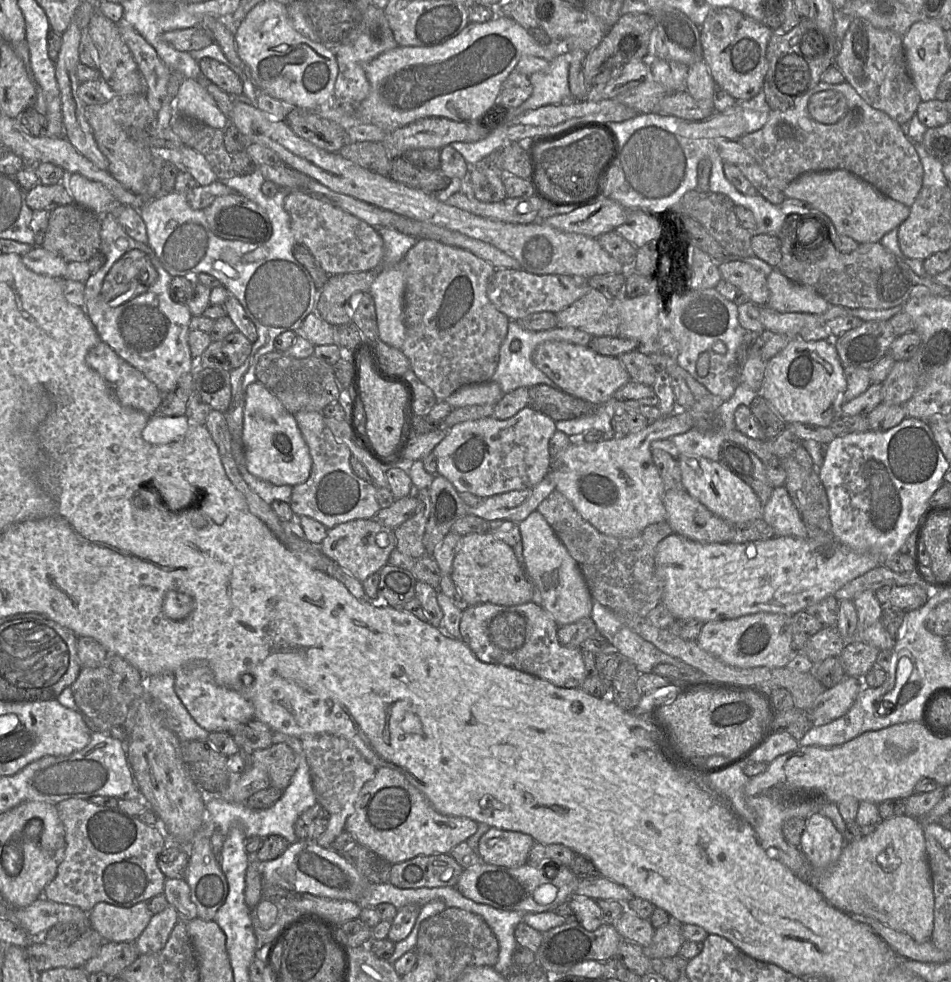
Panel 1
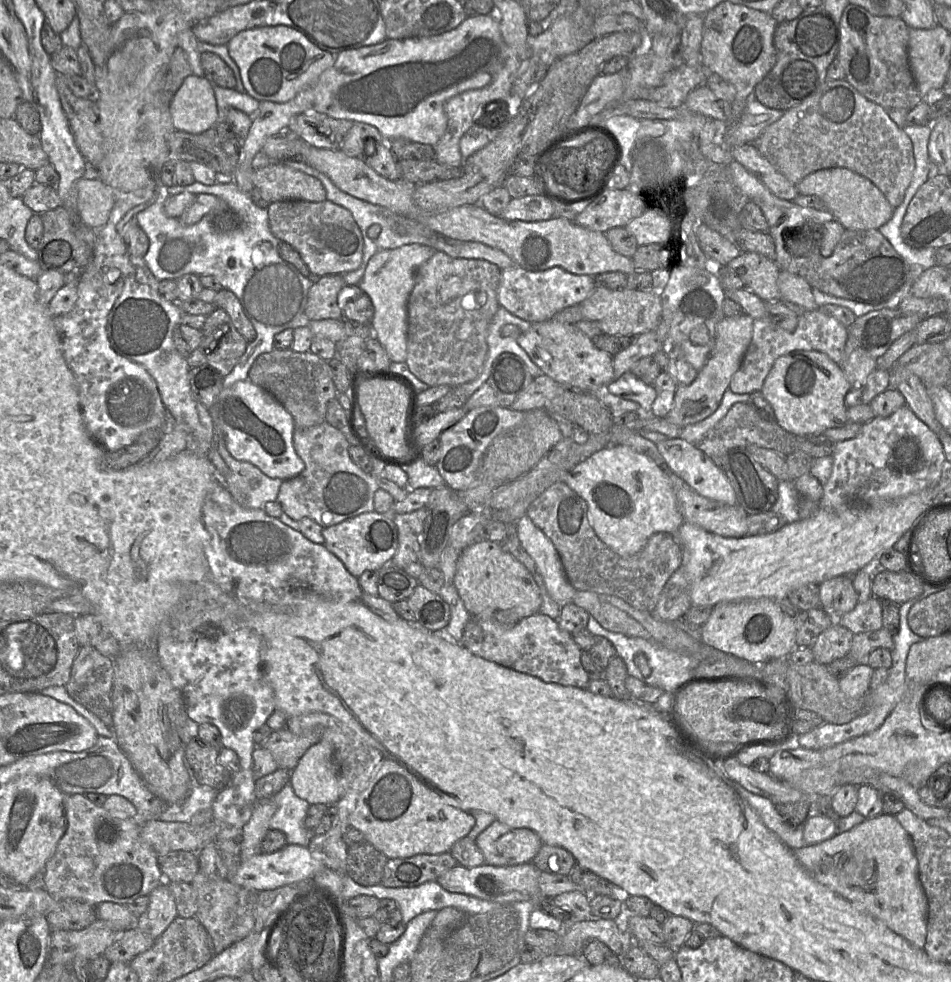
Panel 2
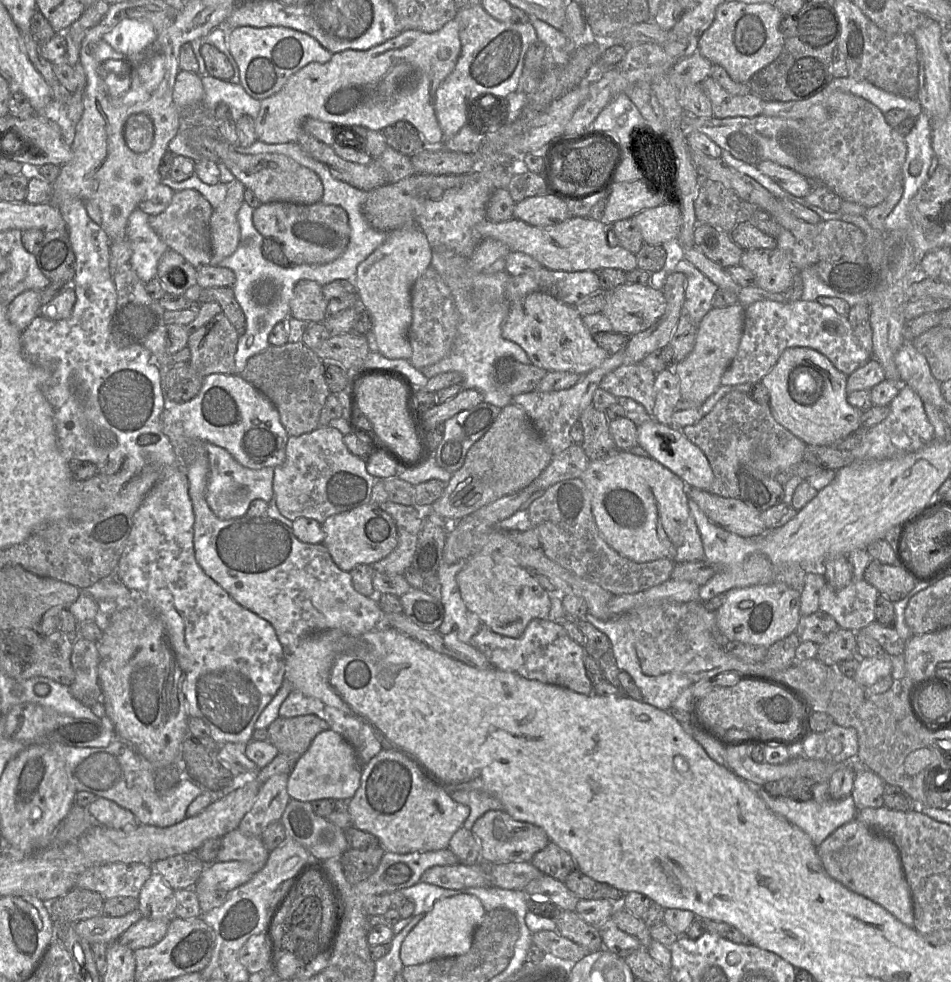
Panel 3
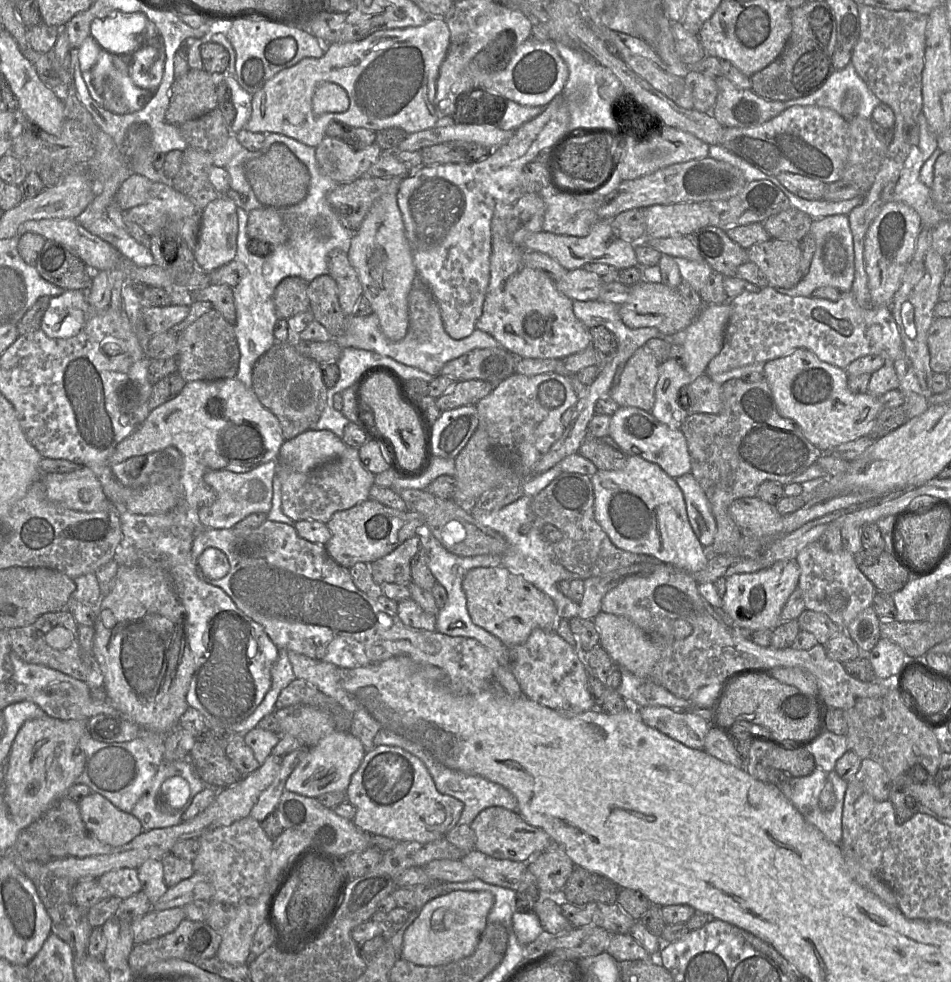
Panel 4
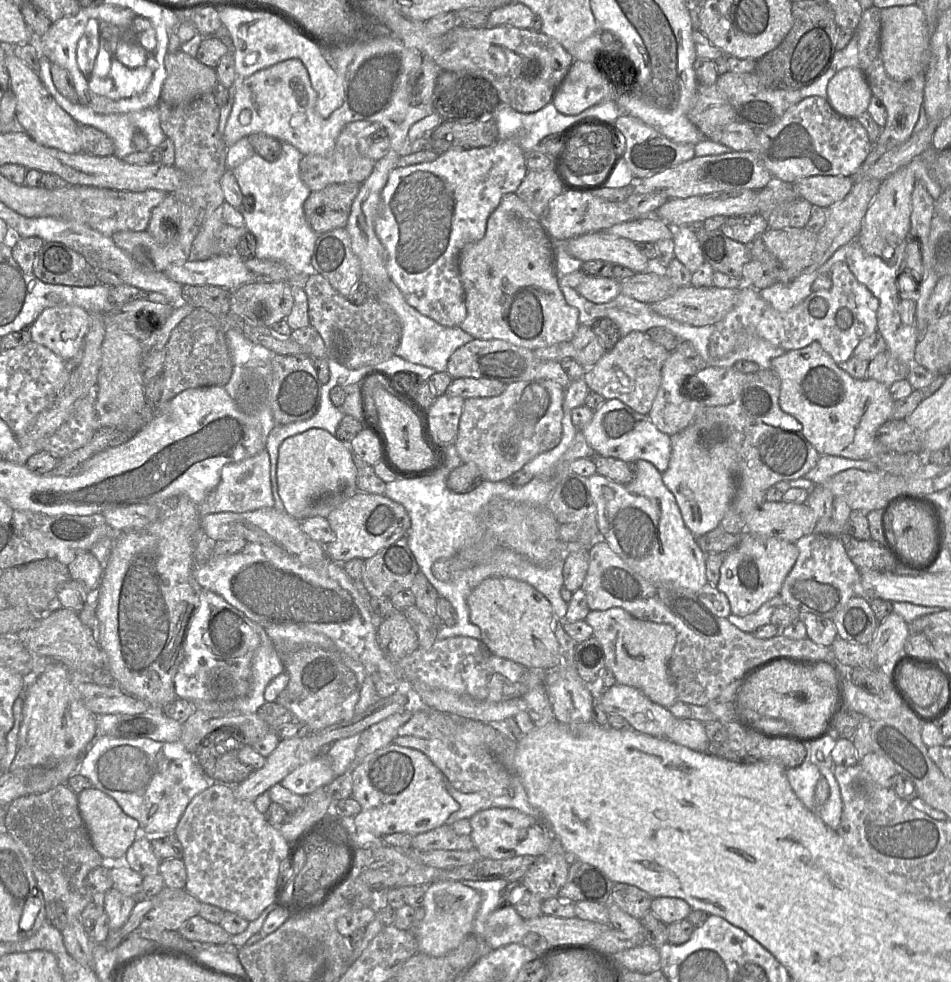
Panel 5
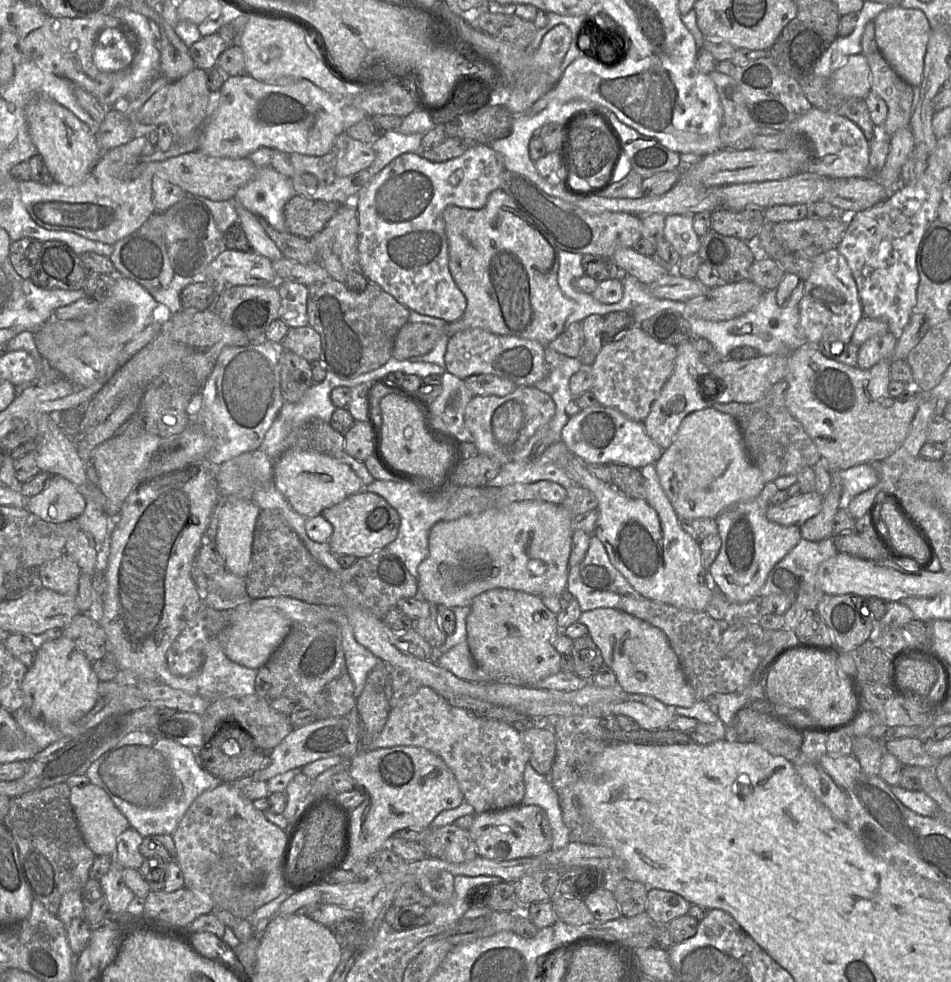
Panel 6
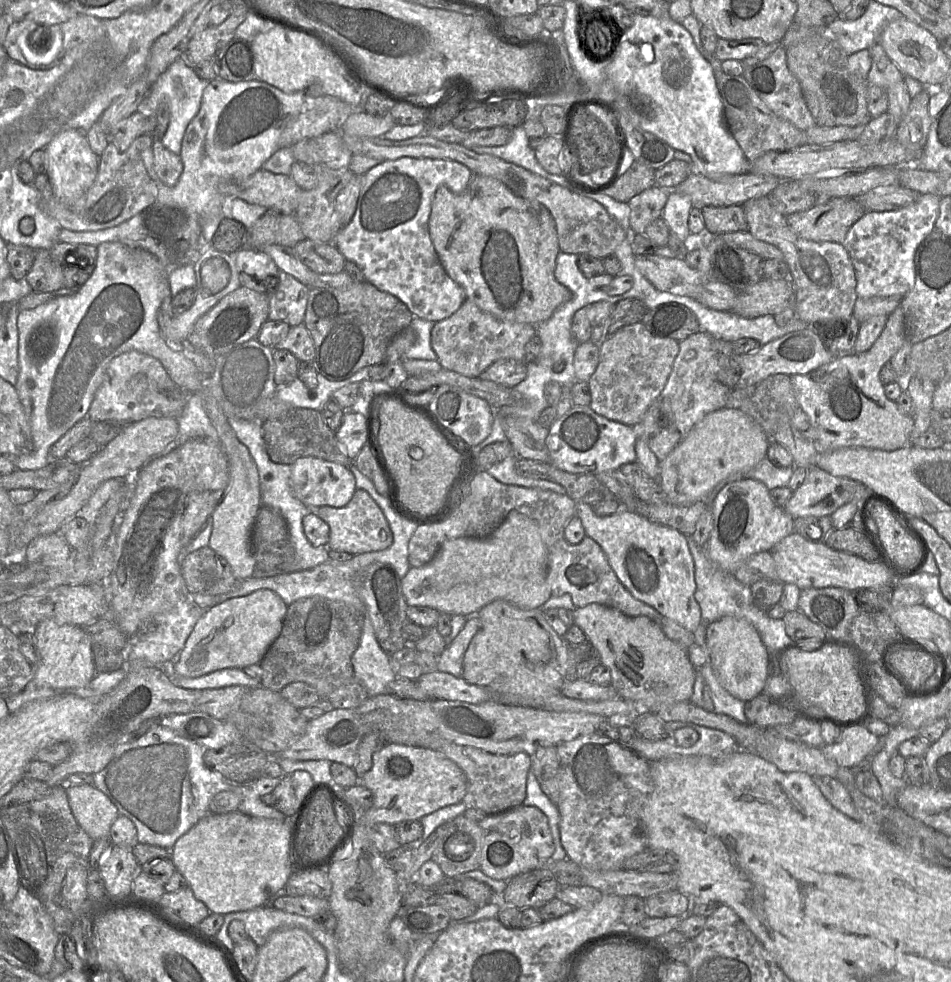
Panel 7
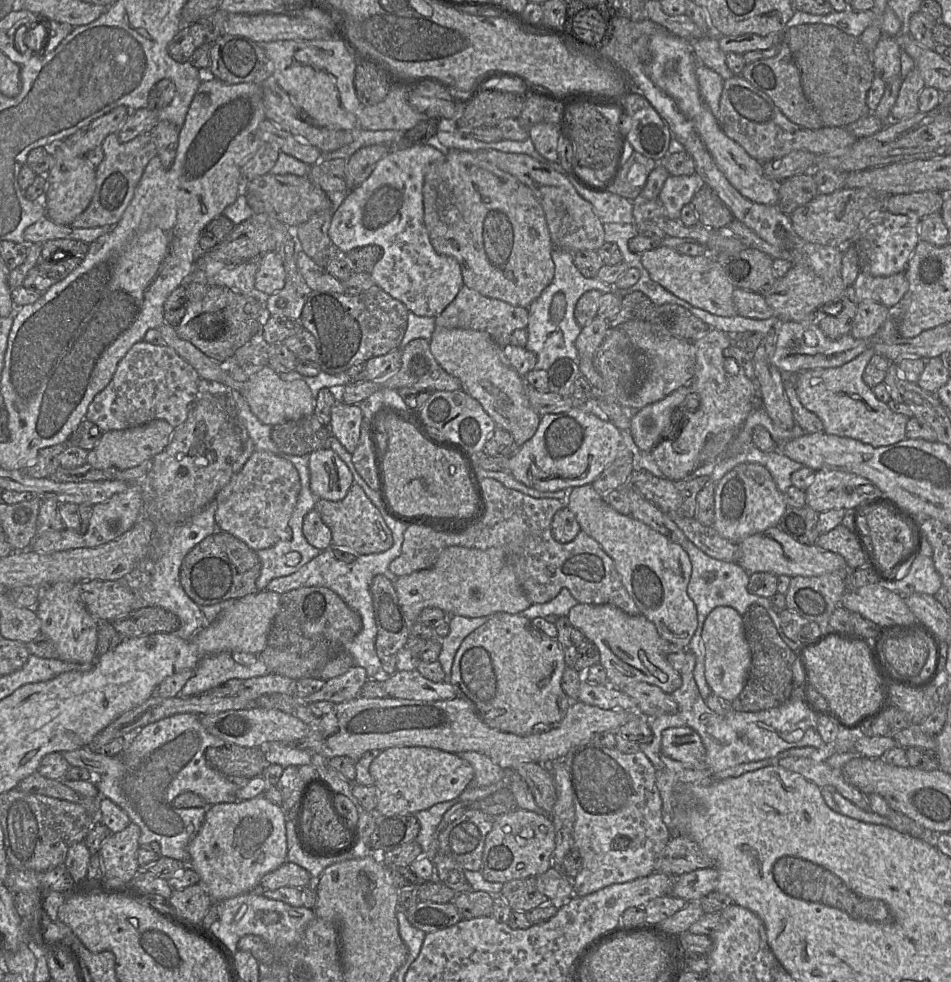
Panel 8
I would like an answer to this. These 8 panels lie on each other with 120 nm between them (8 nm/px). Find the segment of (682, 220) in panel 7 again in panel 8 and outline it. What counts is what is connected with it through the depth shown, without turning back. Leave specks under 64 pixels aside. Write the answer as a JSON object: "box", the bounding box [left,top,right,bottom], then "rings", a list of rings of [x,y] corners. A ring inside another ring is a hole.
{"box":[658,173,702,219],"rings":[[[696,173],[689,176],[669,175],[658,196],[665,216],[679,219],[683,206],[691,203],[694,194],[702,185],[702,180]]]}

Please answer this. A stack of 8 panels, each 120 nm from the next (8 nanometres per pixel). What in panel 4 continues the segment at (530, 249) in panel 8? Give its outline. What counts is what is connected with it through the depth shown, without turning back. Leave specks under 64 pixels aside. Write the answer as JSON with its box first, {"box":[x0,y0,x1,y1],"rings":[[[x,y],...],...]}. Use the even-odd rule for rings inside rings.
{"box":[475,203,592,359],"rings":[[[498,203],[494,210],[490,282],[475,328],[491,335],[518,358],[562,359],[581,352],[592,345],[590,329],[576,317],[573,300],[559,292],[555,281],[525,264],[525,249],[515,245],[508,235],[513,207],[514,203]]]}

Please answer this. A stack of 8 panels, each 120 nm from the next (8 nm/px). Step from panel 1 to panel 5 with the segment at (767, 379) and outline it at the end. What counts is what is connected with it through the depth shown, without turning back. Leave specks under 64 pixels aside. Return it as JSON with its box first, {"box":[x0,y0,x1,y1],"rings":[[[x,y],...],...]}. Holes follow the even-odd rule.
{"box":[771,343,894,460],"rings":[[[817,343],[774,358],[771,361],[771,370],[780,379],[780,409],[802,425],[803,435],[820,456],[866,460],[886,453],[880,449],[876,441],[876,432],[891,419],[894,401],[888,386],[873,379],[854,379],[839,368]]]}

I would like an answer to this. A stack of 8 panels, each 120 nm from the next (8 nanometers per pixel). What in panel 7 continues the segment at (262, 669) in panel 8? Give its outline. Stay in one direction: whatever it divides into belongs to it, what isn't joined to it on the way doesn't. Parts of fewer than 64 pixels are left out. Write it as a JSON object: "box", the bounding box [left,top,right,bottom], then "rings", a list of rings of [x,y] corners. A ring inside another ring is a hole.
{"box":[156,663,261,690],"rings":[[[173,663],[156,667],[162,667],[166,675],[175,685],[190,690],[218,689],[233,685],[245,686],[247,688],[261,686],[258,680],[252,679],[243,669],[239,668],[225,668],[200,677],[187,678],[173,672]]]}

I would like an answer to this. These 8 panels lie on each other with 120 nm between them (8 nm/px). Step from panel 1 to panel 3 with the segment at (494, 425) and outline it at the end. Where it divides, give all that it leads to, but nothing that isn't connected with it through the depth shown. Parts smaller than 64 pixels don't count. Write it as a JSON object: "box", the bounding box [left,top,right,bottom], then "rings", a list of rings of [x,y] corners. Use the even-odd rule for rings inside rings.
{"box":[433,402,500,474],"rings":[[[481,402],[447,419],[443,438],[433,453],[437,464],[451,474],[460,469],[469,448],[488,431],[500,411],[497,406]]]}

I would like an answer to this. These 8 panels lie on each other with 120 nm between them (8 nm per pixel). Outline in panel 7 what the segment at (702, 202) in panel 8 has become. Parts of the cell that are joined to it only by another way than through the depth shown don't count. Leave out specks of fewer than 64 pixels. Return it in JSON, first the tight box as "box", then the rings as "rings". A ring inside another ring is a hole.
{"box":[701,205,748,234],"rings":[[[741,205],[701,208],[706,231],[711,234],[747,231],[748,223]]]}

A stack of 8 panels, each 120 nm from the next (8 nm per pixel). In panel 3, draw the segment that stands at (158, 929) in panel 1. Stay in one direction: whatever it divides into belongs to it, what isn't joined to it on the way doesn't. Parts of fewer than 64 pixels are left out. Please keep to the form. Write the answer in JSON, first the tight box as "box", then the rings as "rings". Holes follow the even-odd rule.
{"box":[138,871,174,921],"rings":[[[157,871],[145,881],[138,896],[142,917],[170,921],[174,916],[174,890]]]}

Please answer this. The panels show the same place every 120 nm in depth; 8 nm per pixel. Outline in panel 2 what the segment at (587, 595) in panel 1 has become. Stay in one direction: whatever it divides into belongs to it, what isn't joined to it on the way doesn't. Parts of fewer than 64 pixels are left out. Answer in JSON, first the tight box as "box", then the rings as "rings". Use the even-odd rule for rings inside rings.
{"box":[515,515,576,607],"rings":[[[526,515],[515,524],[519,540],[534,560],[550,597],[561,607],[573,603],[576,589],[568,581],[559,553],[552,541]]]}

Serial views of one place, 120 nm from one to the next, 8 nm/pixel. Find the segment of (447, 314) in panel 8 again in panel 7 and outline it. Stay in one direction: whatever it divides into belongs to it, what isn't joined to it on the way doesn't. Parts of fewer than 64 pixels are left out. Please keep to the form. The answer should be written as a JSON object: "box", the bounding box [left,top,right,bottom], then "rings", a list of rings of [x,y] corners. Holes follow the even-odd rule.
{"box":[431,299,536,377],"rings":[[[466,299],[450,317],[434,324],[431,344],[443,369],[467,377],[479,377],[483,371],[501,359],[528,363],[525,348],[535,335],[536,326],[500,320]]]}

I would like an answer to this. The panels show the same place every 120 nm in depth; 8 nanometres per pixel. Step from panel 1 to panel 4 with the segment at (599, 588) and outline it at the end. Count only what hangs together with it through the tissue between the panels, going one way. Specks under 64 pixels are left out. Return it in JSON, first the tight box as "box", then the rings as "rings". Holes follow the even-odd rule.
{"box":[531,473,657,583],"rings":[[[561,473],[546,488],[532,497],[531,509],[538,528],[551,524],[562,532],[562,539],[552,546],[552,555],[566,569],[582,579],[600,576],[617,580],[619,583],[627,576],[648,574],[654,569],[654,561],[657,558],[617,548],[597,523],[594,515],[593,486],[587,475]]]}

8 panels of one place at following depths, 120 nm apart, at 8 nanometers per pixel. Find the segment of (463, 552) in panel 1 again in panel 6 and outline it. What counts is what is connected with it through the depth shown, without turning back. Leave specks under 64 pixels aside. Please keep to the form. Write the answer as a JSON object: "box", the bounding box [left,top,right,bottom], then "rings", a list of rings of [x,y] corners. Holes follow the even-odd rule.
{"box":[467,588,561,686],"rings":[[[495,588],[477,595],[467,617],[467,638],[475,665],[487,675],[488,682],[514,686],[534,686],[540,680],[561,670],[561,655],[555,648],[559,628],[557,616],[545,606],[542,598],[522,591]]]}

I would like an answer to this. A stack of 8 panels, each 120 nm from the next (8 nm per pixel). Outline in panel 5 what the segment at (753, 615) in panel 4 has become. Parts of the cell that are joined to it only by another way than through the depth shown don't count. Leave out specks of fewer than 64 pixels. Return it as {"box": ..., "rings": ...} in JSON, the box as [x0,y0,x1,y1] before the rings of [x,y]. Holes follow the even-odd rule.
{"box":[717,532,798,616],"rings":[[[742,532],[739,543],[723,556],[717,584],[717,588],[728,598],[732,614],[745,616],[754,613],[765,602],[776,597],[798,555],[795,543],[776,537]]]}

